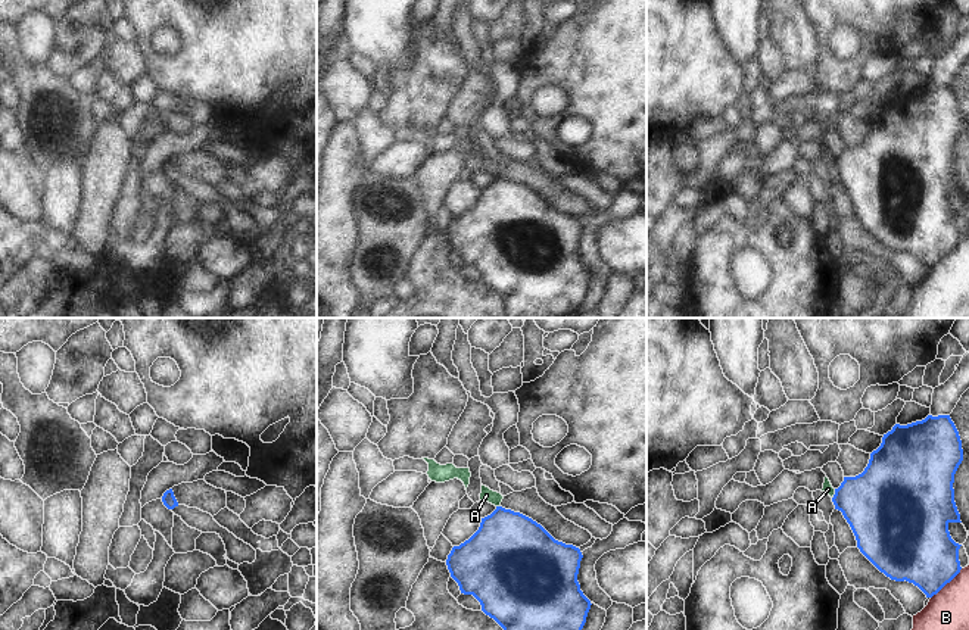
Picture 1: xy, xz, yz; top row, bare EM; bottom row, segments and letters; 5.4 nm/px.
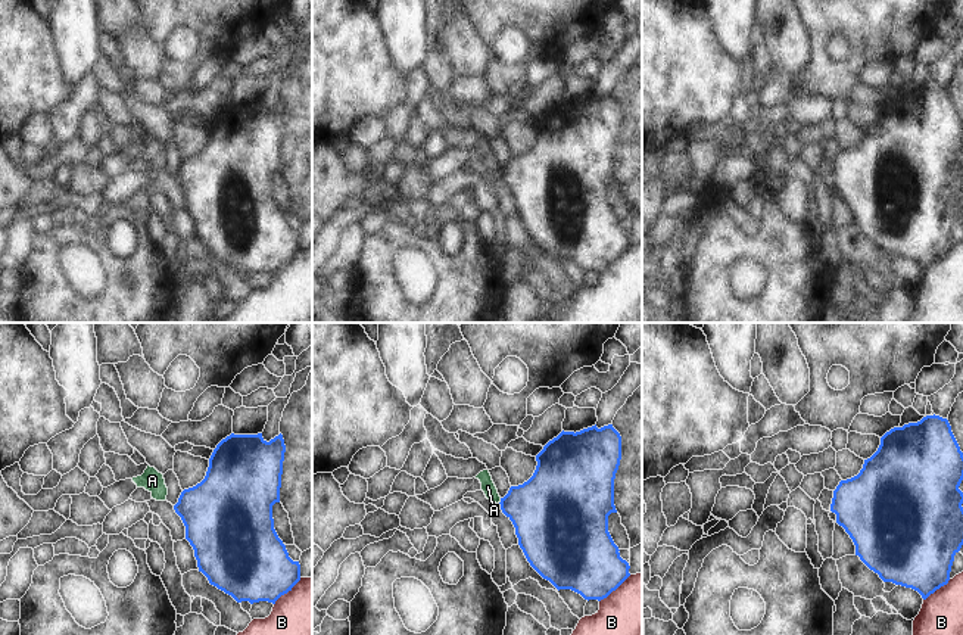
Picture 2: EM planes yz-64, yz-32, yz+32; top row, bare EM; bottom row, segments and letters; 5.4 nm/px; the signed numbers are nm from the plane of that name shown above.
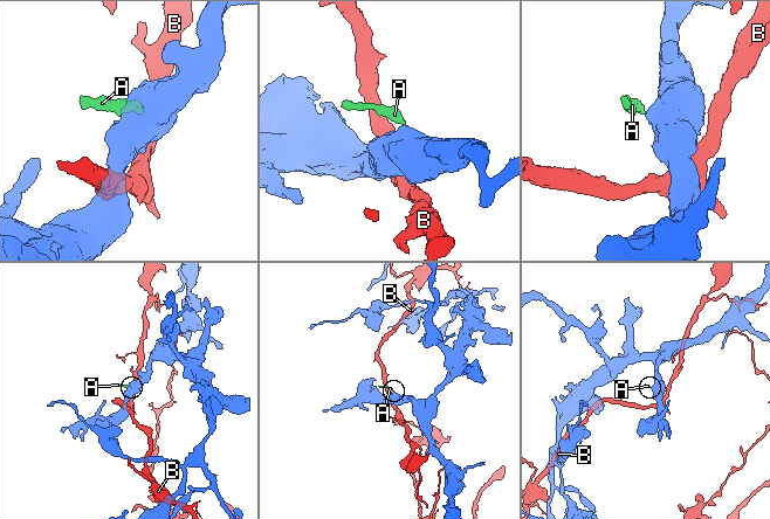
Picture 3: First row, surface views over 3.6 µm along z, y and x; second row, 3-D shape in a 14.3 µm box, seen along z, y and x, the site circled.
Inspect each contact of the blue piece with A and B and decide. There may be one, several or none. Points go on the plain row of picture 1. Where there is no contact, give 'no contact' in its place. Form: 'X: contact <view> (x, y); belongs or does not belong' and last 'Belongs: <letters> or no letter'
A: contact yz (835, 164); does not belong
B: contact yz (946, 253); does not belong
Belongs: no letter

